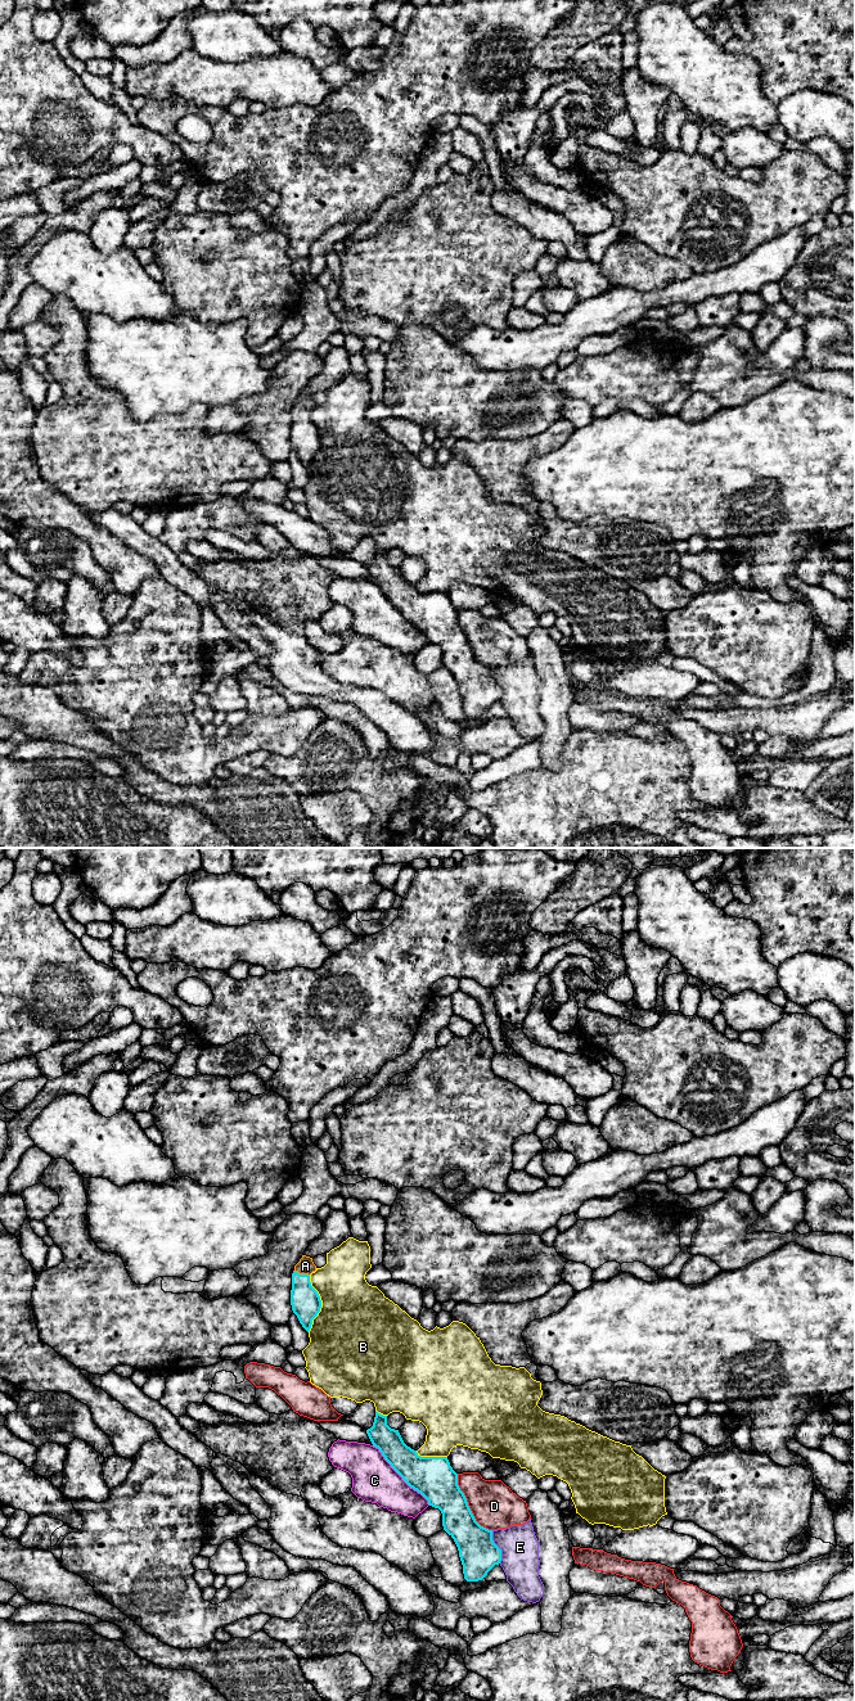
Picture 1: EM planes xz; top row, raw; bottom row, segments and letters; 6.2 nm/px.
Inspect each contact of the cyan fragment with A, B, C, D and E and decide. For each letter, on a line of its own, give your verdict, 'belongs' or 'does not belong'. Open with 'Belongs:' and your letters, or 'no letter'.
Belongs: A
A: belongs
B: does not belong
C: does not belong
D: does not belong
E: does not belong

